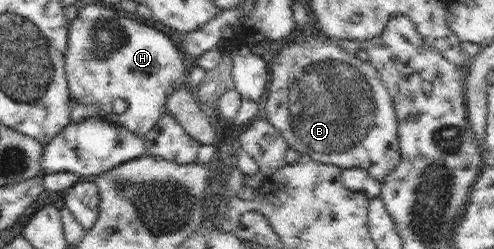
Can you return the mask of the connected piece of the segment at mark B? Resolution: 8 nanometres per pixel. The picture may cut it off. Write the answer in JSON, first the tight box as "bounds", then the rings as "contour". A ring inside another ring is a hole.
{"bounds":[266,27,401,182],"contour":[[[316,27],[310,29],[304,29],[299,31],[293,37],[287,40],[287,43],[280,45],[280,54],[275,56],[274,62],[268,65],[270,84],[266,89],[266,120],[270,122],[278,131],[282,133],[282,136],[286,139],[286,142],[290,148],[293,148],[300,152],[300,154],[307,154],[319,163],[330,163],[339,166],[341,169],[351,169],[352,167],[358,167],[362,170],[366,170],[372,179],[377,179],[380,182],[384,182],[388,173],[398,166],[400,162],[401,152],[399,151],[399,138],[398,138],[398,122],[395,107],[392,102],[392,97],[388,93],[388,89],[384,87],[382,78],[375,66],[372,66],[370,62],[362,62],[360,58],[355,55],[347,53],[339,46],[338,39],[330,39],[319,33]]]}

